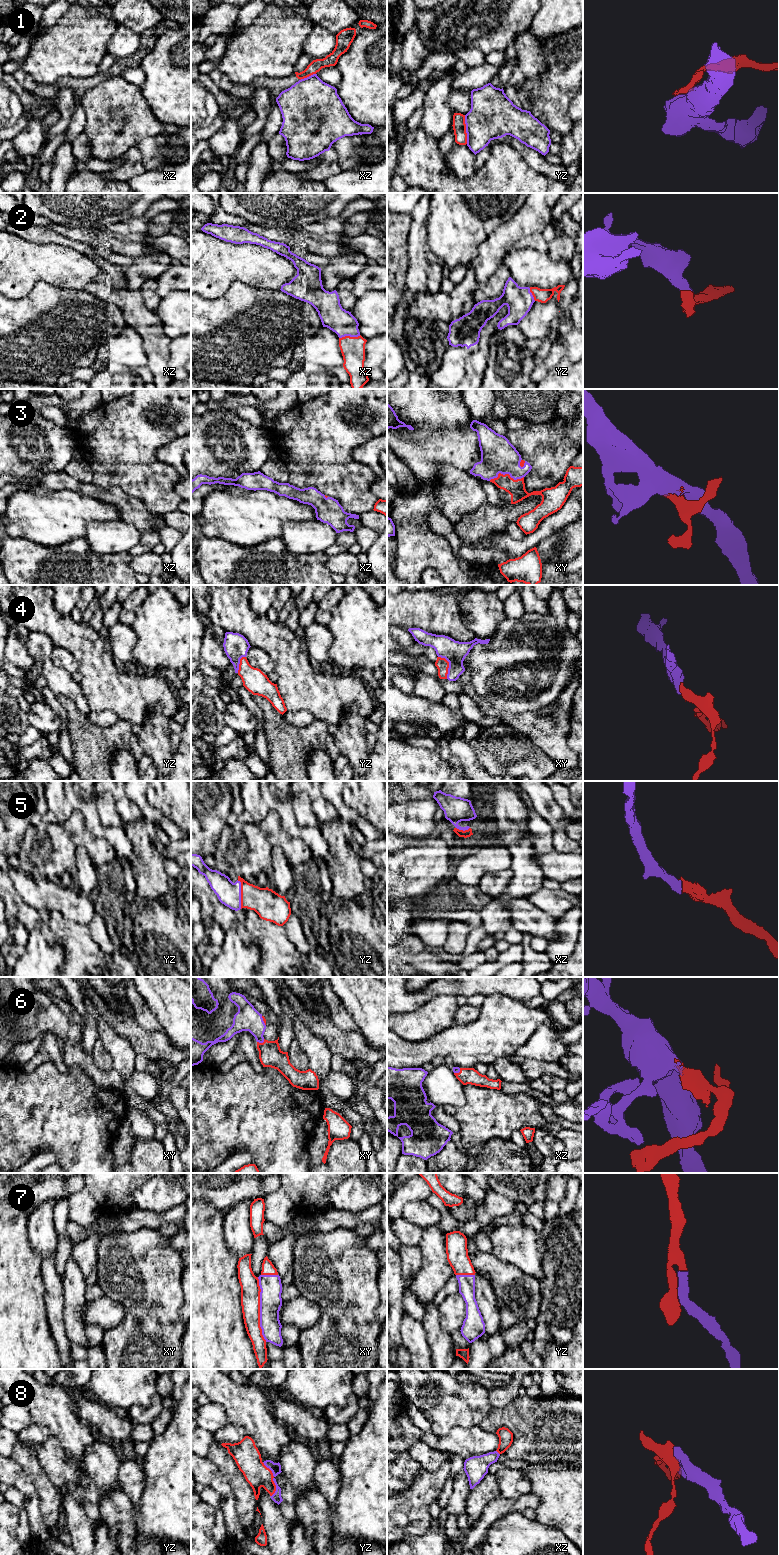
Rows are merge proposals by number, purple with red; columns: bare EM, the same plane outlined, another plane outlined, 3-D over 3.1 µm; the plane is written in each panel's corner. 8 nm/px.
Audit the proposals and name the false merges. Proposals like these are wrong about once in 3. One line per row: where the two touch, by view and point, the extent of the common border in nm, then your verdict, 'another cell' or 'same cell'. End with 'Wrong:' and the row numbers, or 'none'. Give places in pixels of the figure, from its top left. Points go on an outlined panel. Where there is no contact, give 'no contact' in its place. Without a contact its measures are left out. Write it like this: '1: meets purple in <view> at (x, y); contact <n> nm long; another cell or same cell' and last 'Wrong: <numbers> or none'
1: meets purple in yz at (466, 129); contact 240 nm long; another cell
2: meets purple in xz at (349, 335); contact 180 nm long; same cell
3: meets purple in xy at (505, 473); contact 280 nm long; same cell
4: meets purple in xy at (449, 665); contact 200 nm long; same cell
5: meets purple in yz at (240, 894); contact 240 nm long; same cell
6: meets purple in xy at (261, 1042); contact 70 nm long; same cell
7: meets purple in xy at (260, 1309); contact 550 nm long; same cell
8: meets purple in yz at (273, 1479); contact 280 nm long; same cell
Wrong: 1

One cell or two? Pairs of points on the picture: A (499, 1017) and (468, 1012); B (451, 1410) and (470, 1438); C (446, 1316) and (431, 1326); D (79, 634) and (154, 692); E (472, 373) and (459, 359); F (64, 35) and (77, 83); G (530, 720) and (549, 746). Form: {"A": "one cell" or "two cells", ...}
{"A": "two cells", "B": "two cells", "C": "two cells", "D": "one cell", "E": "two cells", "F": "two cells", "G": "one cell"}

